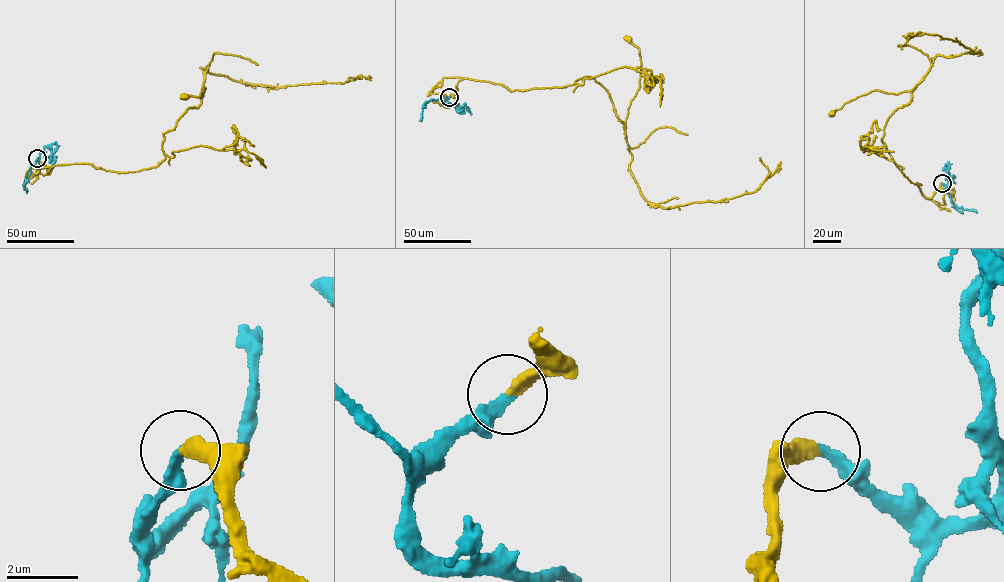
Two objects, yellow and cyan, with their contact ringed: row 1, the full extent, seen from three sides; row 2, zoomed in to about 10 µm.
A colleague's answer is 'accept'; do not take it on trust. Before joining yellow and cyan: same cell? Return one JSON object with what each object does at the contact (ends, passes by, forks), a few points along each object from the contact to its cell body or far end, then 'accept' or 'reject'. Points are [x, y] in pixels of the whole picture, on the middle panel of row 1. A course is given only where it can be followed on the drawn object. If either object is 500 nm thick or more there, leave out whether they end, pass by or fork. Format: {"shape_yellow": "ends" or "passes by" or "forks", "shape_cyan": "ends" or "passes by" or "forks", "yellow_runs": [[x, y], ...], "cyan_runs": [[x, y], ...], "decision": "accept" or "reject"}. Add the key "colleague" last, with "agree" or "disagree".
{"shape_yellow": "ends", "shape_cyan": "ends", "yellow_runs": [[449, 97], [464, 78], [511, 91], [591, 77], [607, 91], [625, 129], [641, 65], [639, 49], [627, 39]], "cyan_runs": [[449, 97], [447, 103], [463, 105], [470, 112]], "decision": "accept", "colleague": "agree"}

